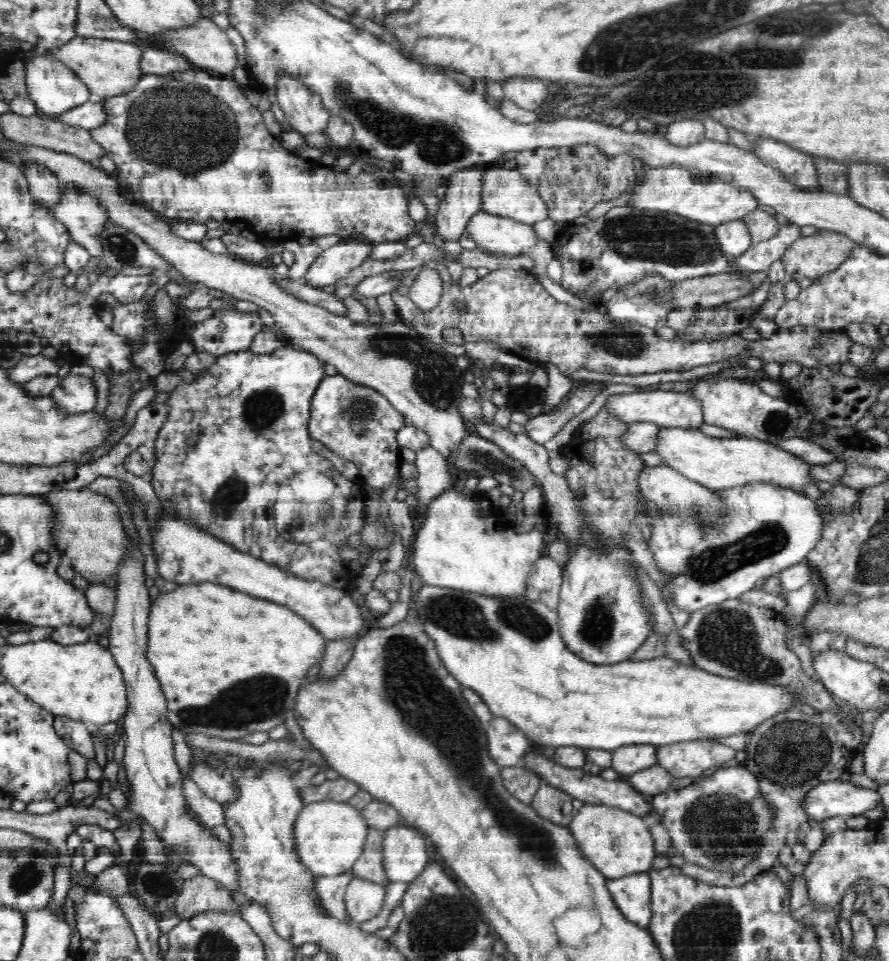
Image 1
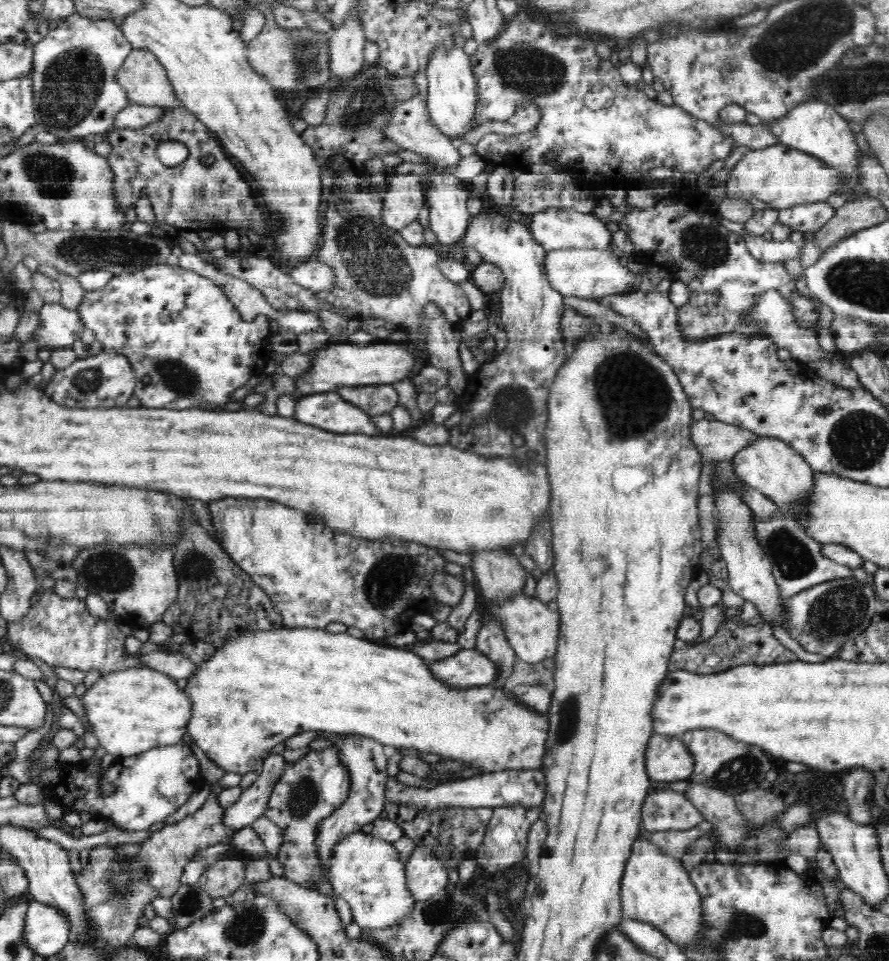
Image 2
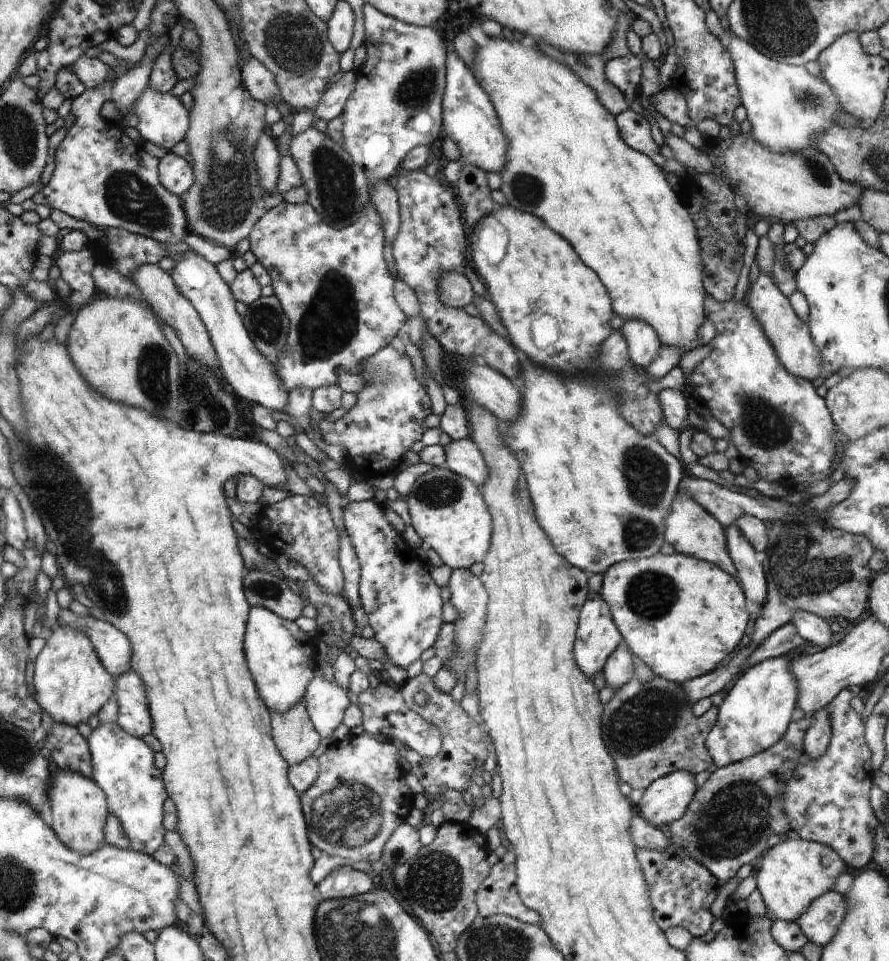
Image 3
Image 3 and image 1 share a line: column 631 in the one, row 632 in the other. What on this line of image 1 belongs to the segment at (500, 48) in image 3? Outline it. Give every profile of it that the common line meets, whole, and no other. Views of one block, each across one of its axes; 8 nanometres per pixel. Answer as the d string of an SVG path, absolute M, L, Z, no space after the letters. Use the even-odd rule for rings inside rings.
M212 582L188 583L174 585L174 592L166 592L160 594L154 604L149 608L149 617L147 622L147 649L145 650L145 658L155 677L160 683L162 693L166 698L168 708L168 722L174 728L179 729L185 734L202 734L203 736L210 736L221 738L224 740L237 740L249 733L266 732L268 733L272 728L282 724L289 723L288 712L292 710L292 703L296 702L296 695L304 682L303 678L307 670L314 669L316 665L320 664L323 659L325 651L325 644L327 640L316 630L305 618L298 616L293 610L287 606L276 604L275 602L253 597L249 594L242 594L239 590L227 587L221 584L212 584Z

